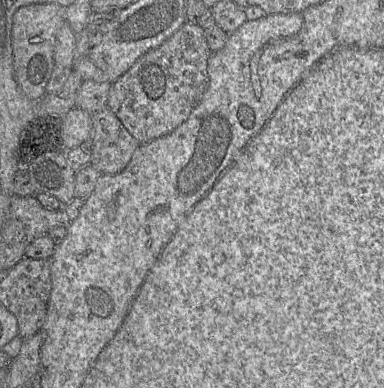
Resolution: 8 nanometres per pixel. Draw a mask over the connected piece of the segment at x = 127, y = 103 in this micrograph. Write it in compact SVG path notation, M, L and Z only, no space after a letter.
M185 22L163 44L145 53L111 83L106 106L140 144L167 135L202 99L208 85L207 62L211 53L204 29Z

